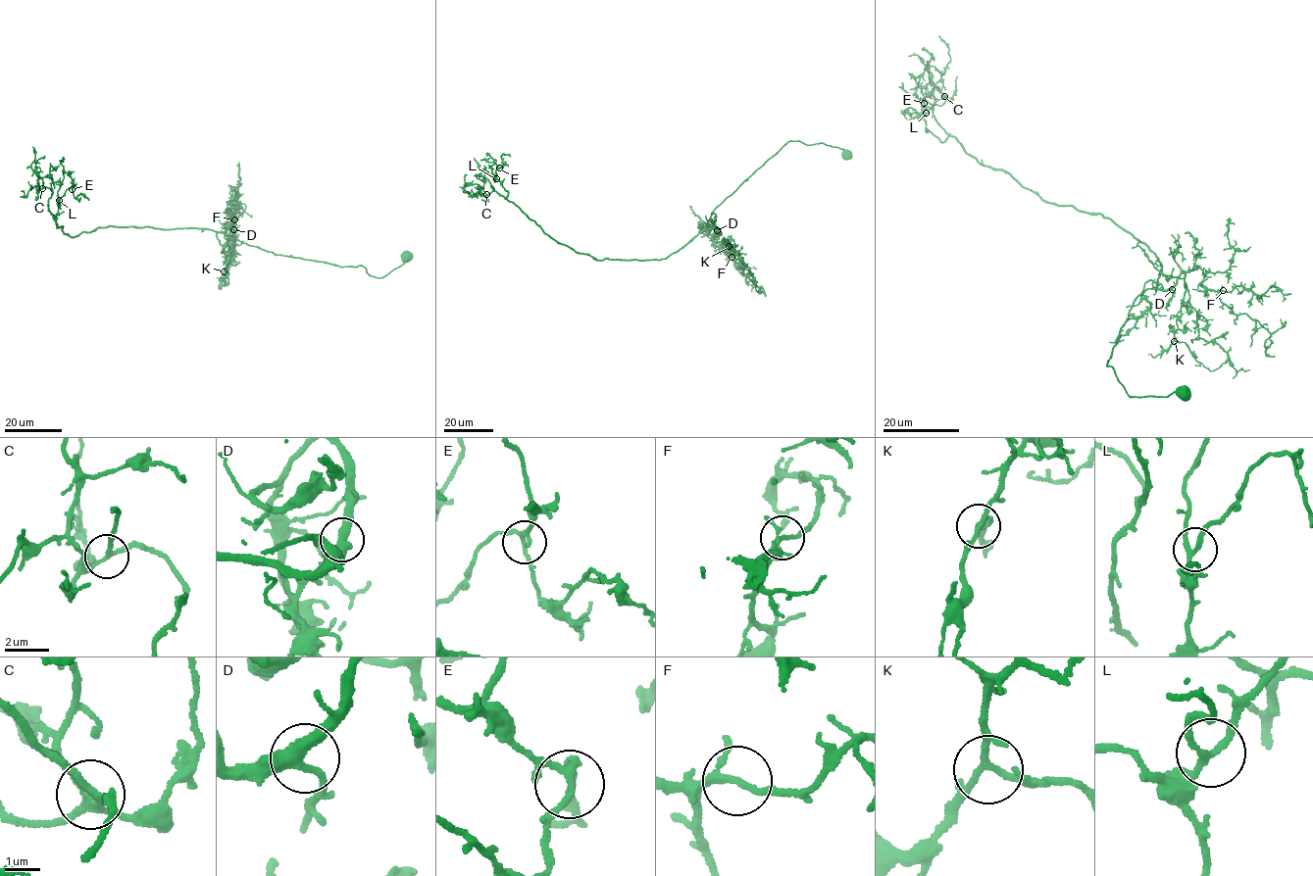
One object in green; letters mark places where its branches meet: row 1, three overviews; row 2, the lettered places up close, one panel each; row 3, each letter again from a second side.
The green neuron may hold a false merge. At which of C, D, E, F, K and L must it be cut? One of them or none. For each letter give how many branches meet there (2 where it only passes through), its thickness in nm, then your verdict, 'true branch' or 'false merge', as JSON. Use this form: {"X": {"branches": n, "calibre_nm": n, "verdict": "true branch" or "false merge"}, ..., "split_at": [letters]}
{"C": {"branches": 3, "calibre_nm": 170, "verdict": "true branch"}, "D": {"branches": 3, "calibre_nm": 360, "verdict": "true branch"}, "E": {"branches": 3, "calibre_nm": 160, "verdict": "true branch"}, "F": {"branches": 3, "calibre_nm": 170, "verdict": "true branch"}, "K": {"branches": 3, "calibre_nm": 170, "verdict": "true branch"}, "L": {"branches": 3, "calibre_nm": 170, "verdict": "true branch"}, "split_at": []}

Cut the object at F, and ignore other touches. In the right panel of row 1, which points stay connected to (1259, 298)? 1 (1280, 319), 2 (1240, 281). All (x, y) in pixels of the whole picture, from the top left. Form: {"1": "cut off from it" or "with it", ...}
{"1": "cut off from it", "2": "with it"}

